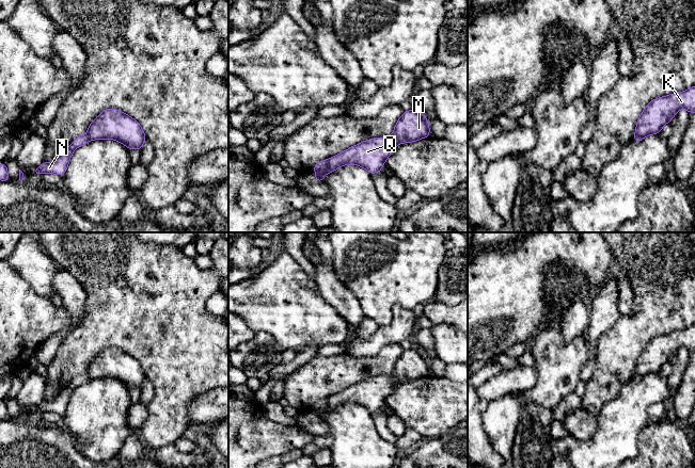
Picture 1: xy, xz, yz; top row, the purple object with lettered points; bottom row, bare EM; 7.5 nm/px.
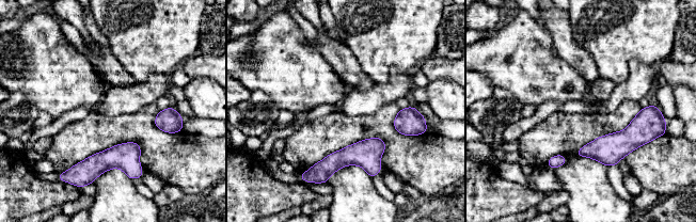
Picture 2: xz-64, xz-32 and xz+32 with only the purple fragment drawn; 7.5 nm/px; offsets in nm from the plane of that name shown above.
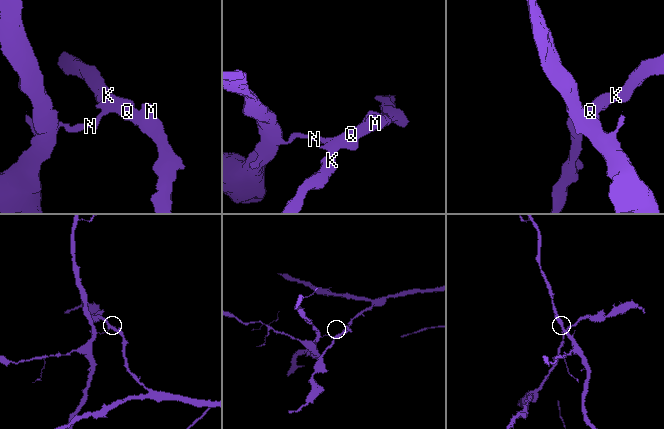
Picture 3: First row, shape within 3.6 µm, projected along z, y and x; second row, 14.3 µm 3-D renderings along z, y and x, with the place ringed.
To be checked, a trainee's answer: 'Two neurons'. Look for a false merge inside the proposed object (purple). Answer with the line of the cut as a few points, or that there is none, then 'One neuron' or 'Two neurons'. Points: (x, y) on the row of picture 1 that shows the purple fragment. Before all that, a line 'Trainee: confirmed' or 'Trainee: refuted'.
Trainee: confirmed
Split along xz (327, 160), (327, 163), (316, 172). Two neurons

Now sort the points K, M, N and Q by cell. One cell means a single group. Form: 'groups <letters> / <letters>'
groups K M Q / N

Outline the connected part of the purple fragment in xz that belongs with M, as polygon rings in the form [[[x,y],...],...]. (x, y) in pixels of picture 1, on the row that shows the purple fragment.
[[[416,108],[406,111],[397,120],[392,136],[369,139],[331,157],[327,160],[327,165],[316,172],[315,180],[325,183],[323,174],[333,173],[345,164],[360,165],[370,175],[379,173],[396,145],[428,136],[429,122],[425,115]]]

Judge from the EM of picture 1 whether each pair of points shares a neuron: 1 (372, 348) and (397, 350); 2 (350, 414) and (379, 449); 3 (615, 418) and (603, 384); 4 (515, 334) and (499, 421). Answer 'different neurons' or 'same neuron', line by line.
1: different neurons
2: same neuron
3: different neurons
4: different neurons

